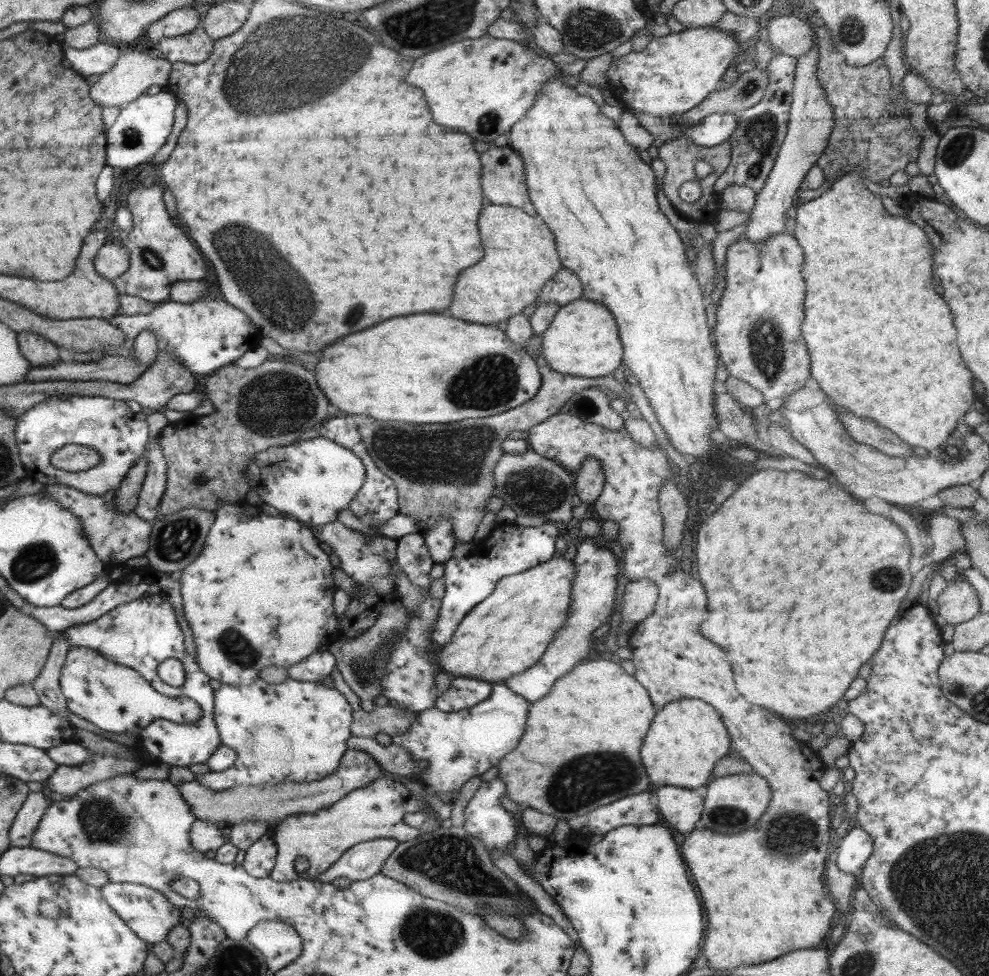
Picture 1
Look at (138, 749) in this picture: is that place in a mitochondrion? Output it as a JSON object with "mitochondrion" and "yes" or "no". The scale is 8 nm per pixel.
{"mitochondrion":"no"}

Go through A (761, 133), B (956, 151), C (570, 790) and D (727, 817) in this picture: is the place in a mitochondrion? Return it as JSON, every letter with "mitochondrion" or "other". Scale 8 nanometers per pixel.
{"A":"mitochondrion","B":"mitochondrion","C":"mitochondrion","D":"mitochondrion"}

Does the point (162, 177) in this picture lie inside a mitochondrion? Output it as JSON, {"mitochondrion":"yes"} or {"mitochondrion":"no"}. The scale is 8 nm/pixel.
{"mitochondrion":"no"}

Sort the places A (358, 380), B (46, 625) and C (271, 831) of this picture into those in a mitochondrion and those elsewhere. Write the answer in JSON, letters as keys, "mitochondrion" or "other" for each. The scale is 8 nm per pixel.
{"A":"other","B":"other","C":"other"}

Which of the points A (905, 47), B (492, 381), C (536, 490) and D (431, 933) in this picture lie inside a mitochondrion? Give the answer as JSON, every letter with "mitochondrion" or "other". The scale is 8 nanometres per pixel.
{"A":"other","B":"mitochondrion","C":"mitochondrion","D":"mitochondrion"}

